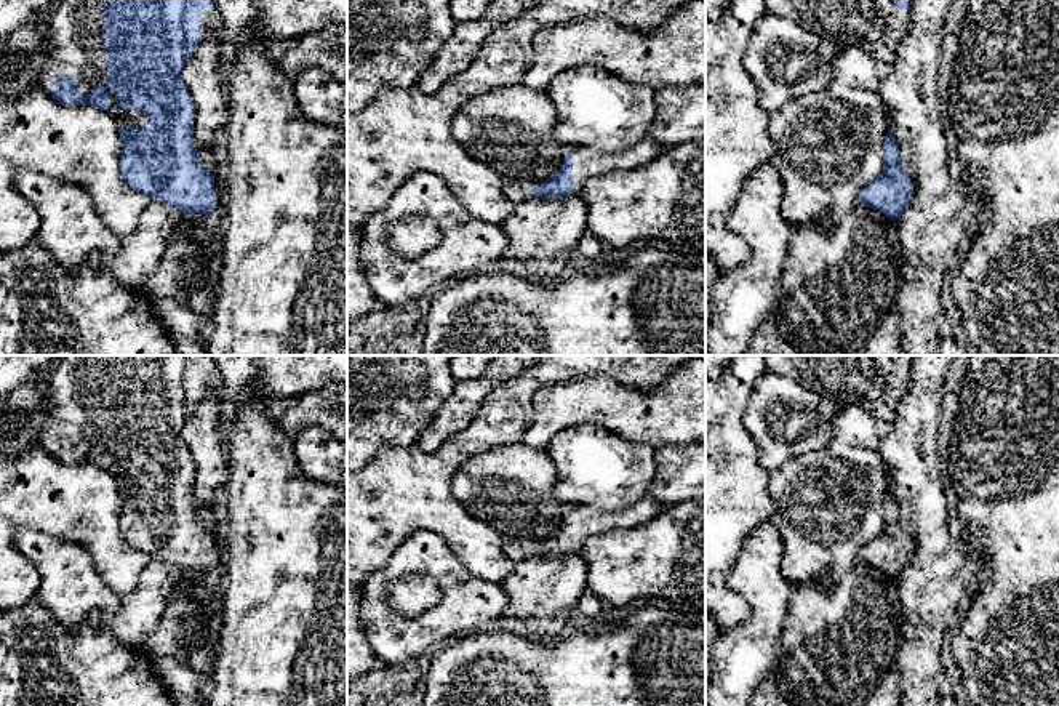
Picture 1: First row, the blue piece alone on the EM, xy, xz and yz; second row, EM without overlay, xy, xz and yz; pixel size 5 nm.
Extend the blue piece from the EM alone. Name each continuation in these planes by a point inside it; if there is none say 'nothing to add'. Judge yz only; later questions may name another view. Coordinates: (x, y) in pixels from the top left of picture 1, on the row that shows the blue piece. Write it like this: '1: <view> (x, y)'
nothing to add

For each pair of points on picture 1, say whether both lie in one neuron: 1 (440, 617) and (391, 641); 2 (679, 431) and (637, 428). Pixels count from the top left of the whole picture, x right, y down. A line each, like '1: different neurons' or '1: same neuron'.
1: same neuron
2: same neuron

